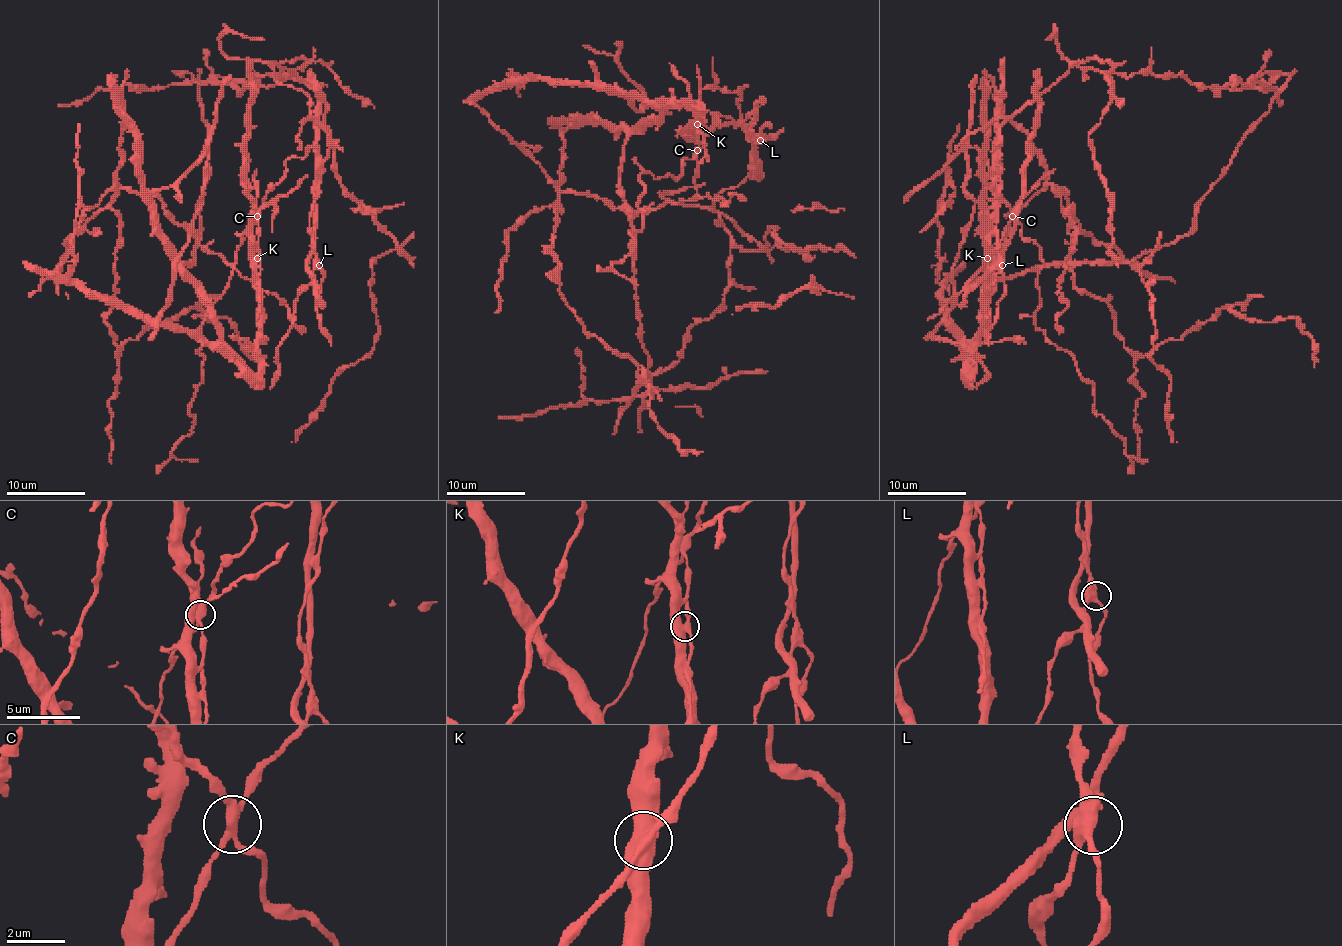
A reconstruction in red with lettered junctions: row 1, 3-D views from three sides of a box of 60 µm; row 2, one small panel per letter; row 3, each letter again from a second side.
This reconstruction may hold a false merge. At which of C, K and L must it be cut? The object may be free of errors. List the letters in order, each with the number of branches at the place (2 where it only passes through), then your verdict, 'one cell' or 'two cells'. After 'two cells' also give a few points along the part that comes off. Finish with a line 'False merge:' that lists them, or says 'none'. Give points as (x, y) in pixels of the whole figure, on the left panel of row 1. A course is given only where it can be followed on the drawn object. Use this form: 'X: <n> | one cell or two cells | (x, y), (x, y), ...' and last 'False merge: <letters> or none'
C: 4 | two cells | (256, 216), (237, 248), (229, 287), (199, 328), (203, 357), (190, 410), (193, 428), (172, 454), (197, 461)
K: 4 | one cell
L: 4 | one cell
False merge: C

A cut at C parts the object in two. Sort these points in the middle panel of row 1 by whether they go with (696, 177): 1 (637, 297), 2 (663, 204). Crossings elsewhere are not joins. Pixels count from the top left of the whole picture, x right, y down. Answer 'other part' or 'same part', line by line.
1: same part
2: same part

